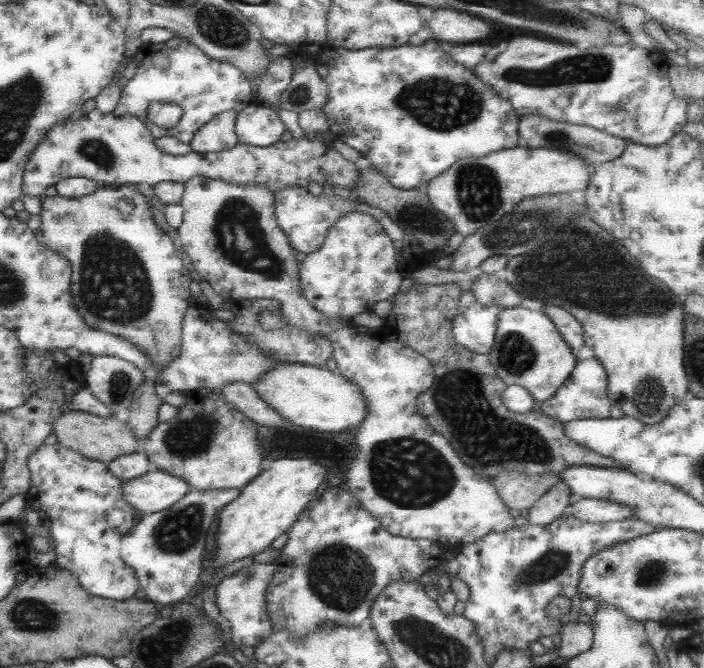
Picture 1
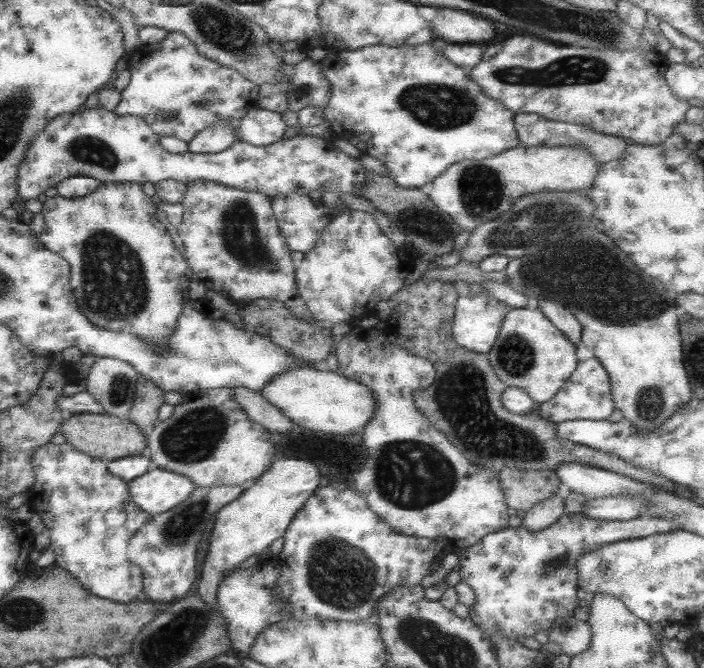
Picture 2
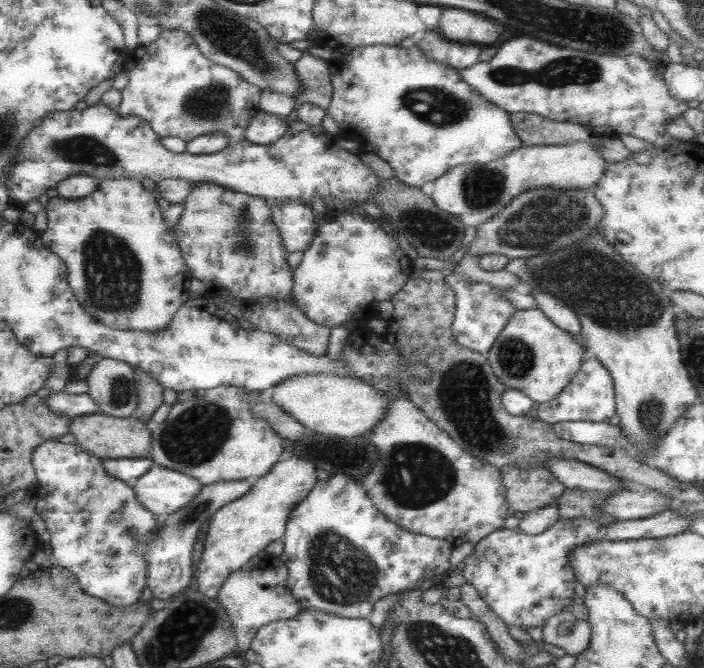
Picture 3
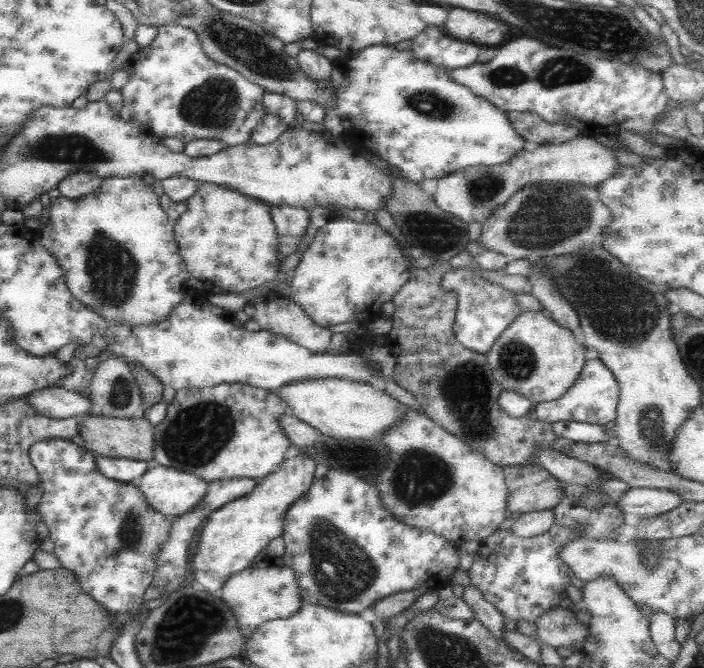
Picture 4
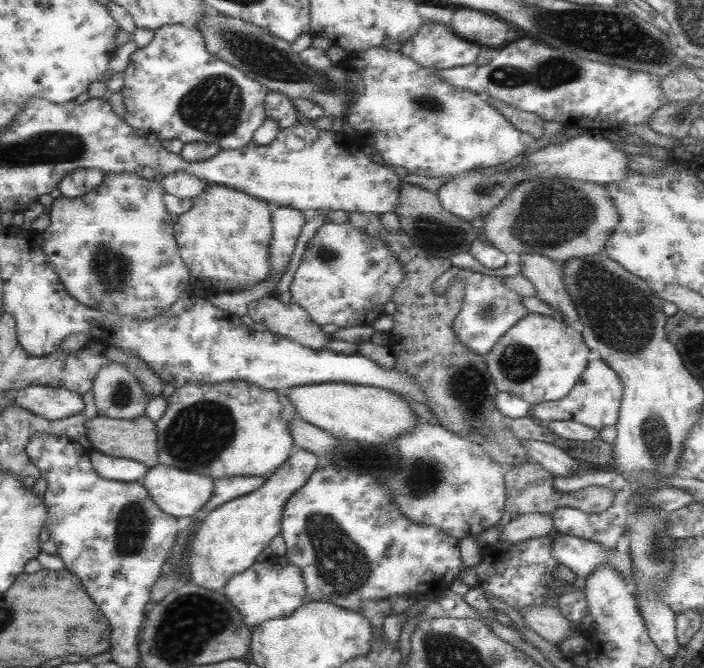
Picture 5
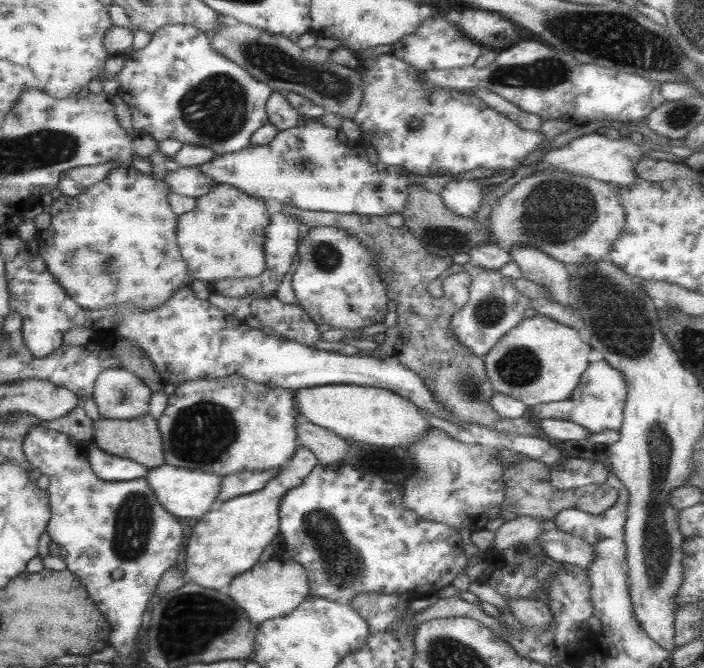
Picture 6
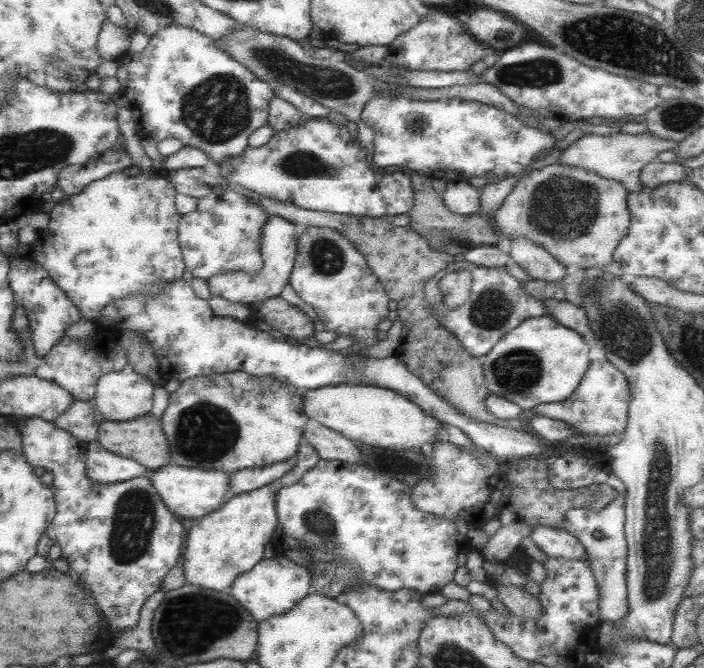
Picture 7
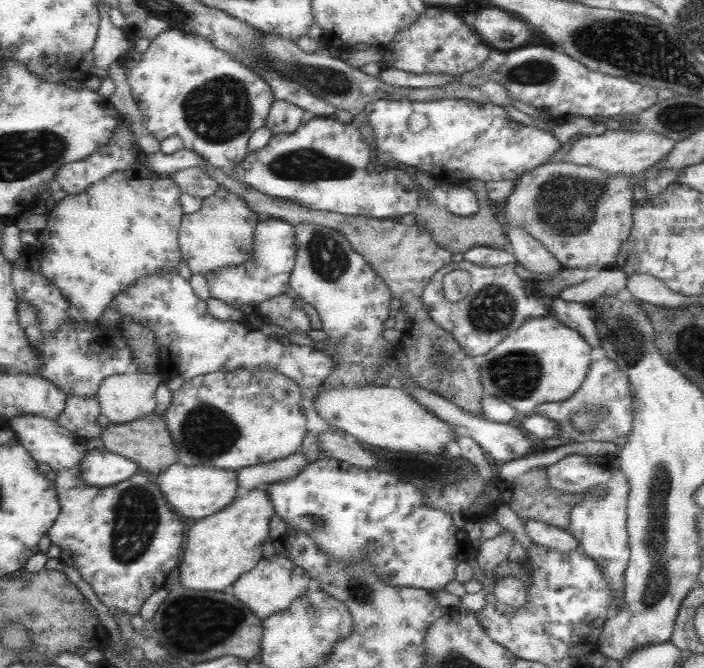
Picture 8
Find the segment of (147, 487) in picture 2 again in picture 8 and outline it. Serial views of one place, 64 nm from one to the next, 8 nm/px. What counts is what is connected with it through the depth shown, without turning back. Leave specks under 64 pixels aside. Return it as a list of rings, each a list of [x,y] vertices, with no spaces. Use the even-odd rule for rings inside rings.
[[[179,462],[169,464],[154,482],[165,503],[181,518],[204,518],[226,508],[236,497],[236,471],[226,471],[207,466],[185,466]]]

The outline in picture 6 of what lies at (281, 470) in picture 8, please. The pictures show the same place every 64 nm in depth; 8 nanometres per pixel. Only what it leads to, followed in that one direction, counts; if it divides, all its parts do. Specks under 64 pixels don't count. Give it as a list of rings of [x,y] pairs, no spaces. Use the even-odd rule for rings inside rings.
[[[271,469],[263,472],[241,471],[221,477],[219,494],[217,494],[216,502],[212,506],[215,508],[234,496],[241,496],[263,488],[263,485],[275,476],[276,470]]]

